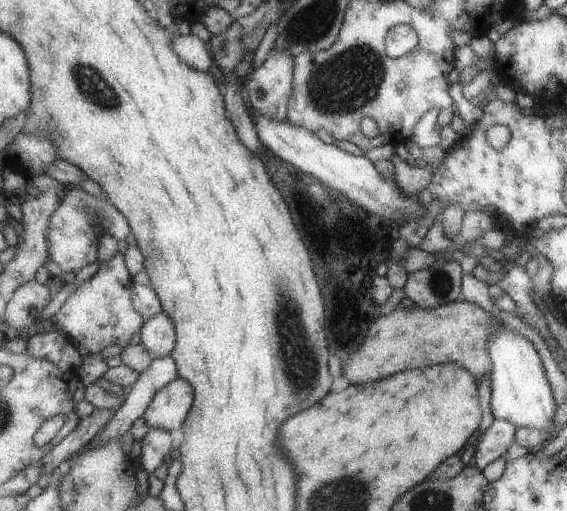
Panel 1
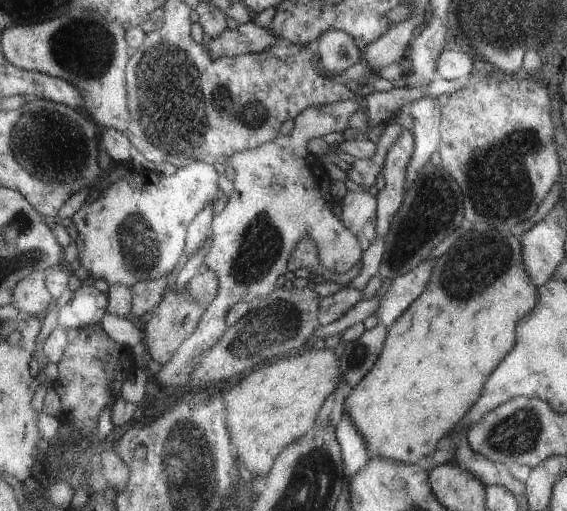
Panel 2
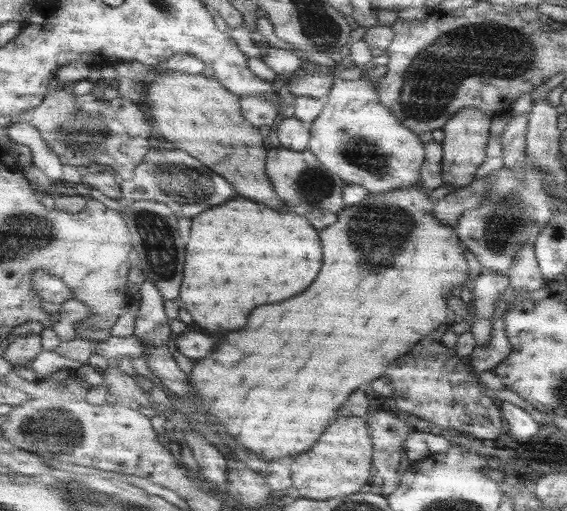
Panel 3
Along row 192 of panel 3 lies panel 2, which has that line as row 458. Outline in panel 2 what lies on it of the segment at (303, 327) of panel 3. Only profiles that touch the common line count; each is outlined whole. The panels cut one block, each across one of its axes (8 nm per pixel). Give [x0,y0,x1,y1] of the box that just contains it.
[343,228,539,464]

